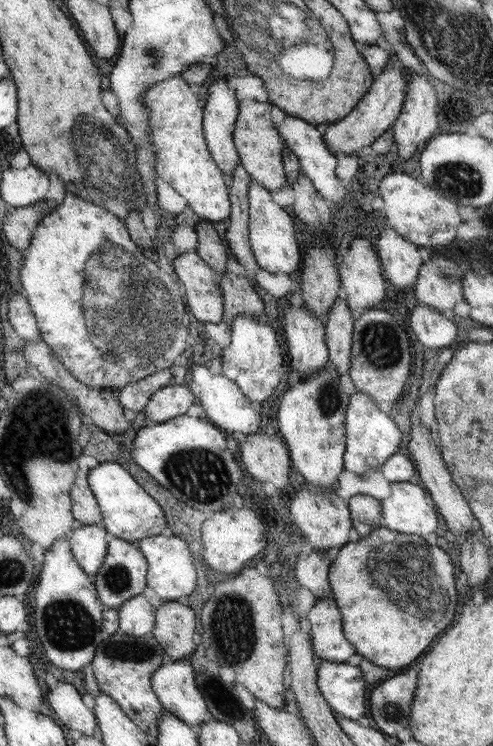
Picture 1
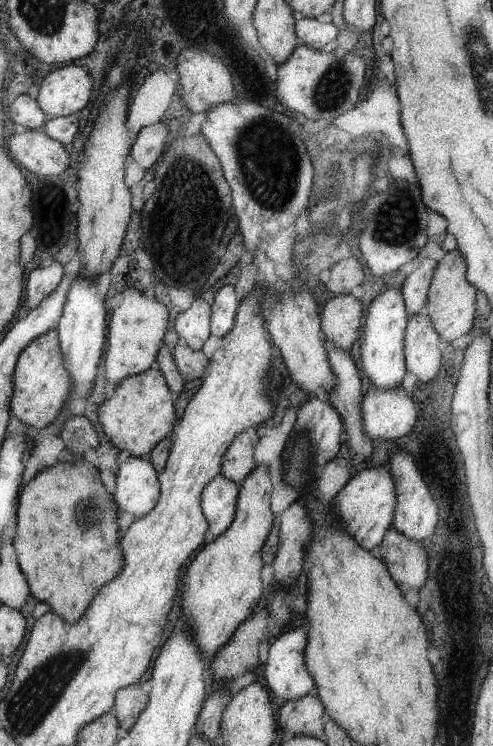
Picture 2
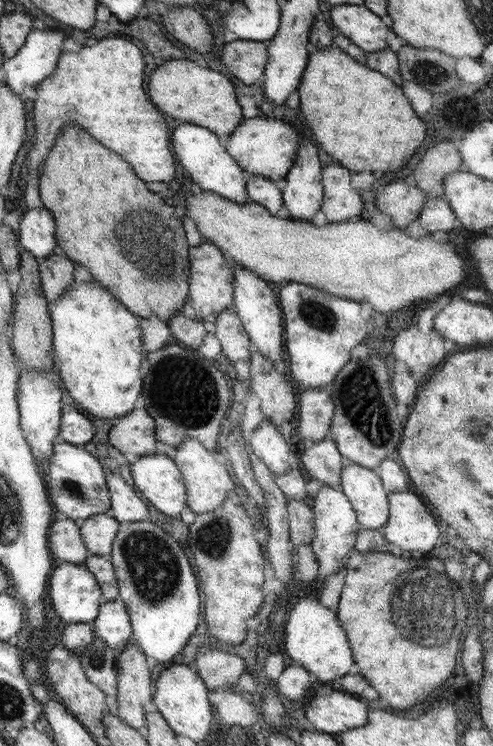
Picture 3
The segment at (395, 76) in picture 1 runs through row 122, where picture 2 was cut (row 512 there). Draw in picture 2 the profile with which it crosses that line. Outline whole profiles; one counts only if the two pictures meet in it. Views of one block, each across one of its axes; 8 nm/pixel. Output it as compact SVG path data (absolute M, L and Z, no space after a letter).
M386 465L378 468L364 467L344 485L334 497L333 504L341 528L356 538L366 550L371 551L375 546L380 546L386 531L392 527L397 504L396 482Z

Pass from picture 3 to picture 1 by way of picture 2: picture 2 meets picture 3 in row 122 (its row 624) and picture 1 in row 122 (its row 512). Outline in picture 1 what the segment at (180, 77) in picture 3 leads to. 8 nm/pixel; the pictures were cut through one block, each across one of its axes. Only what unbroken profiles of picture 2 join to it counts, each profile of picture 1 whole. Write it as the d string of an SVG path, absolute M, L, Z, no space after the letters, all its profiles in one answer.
M242 100L240 114L237 116L233 140L240 153L241 166L246 169L253 181L276 192L288 185L285 175L284 148L285 141L271 119L271 104L254 100Z

